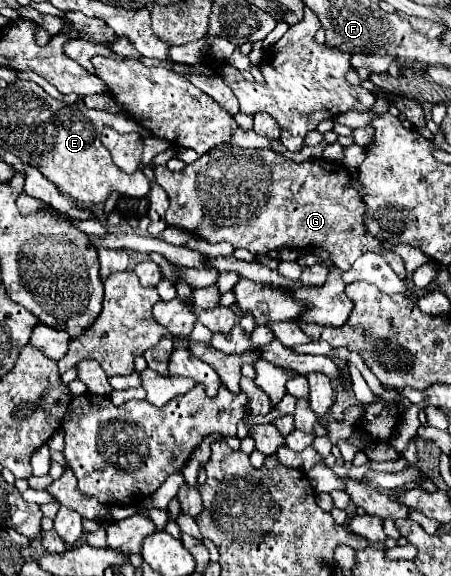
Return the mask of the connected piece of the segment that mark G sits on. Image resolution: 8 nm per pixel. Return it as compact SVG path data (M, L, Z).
M241 149L211 151L189 163L183 171L173 173L165 165L155 167L155 179L169 195L171 207L167 209L167 225L185 229L193 237L207 239L209 243L229 241L255 255L265 255L271 249L313 249L321 247L331 255L335 267L347 271L353 261L363 253L381 253L381 241L371 237L363 225L365 205L359 191L353 187L349 171L343 163L327 159L309 159L293 163L273 153L271 149Z

